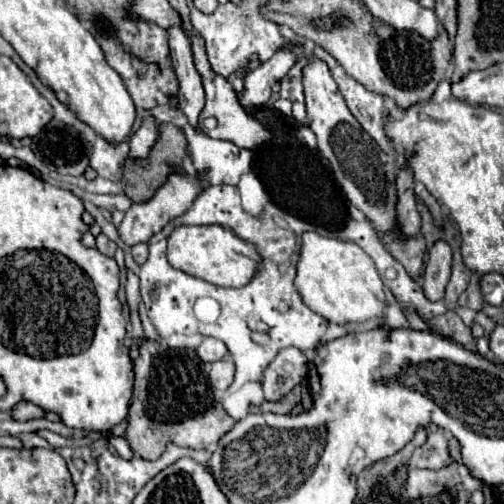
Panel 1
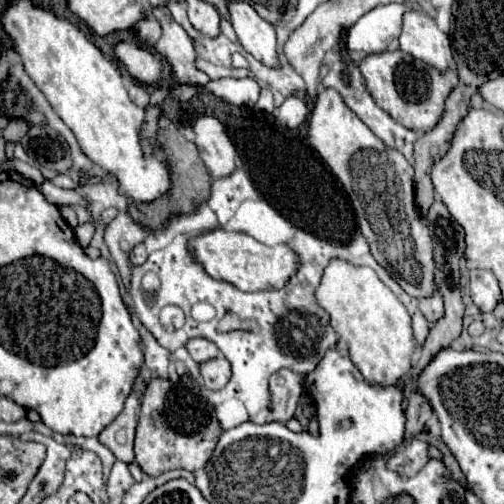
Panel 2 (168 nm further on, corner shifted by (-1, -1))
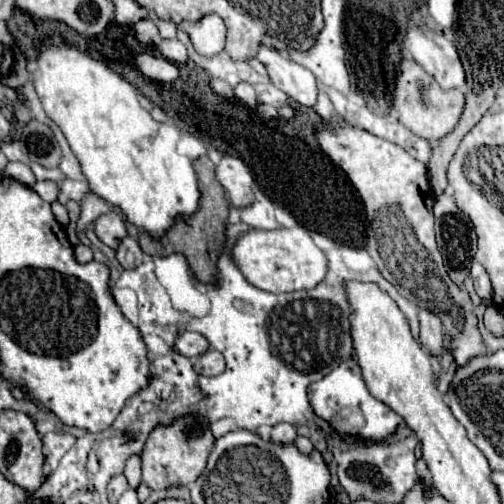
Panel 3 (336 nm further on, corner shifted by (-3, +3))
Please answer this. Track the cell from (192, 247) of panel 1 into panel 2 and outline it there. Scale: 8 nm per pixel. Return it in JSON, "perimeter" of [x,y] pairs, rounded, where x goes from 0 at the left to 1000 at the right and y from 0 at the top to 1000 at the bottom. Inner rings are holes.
{"perimeter":[[[431,454],[407,466],[379,474],[375,482],[383,510],[407,530],[407,538],[435,554],[466,565],[478,577],[526,577],[526,573],[558,573],[573,562],[573,550],[593,534],[593,510],[565,482],[550,490],[530,490],[506,470],[490,462]]]}

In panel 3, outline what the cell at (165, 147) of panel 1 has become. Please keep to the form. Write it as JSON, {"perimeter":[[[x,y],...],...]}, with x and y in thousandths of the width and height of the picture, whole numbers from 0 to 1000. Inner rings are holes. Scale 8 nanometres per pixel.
{"perimeter":[[[411,308],[387,315],[383,331],[387,331],[391,359],[395,359],[395,379],[399,379],[395,415],[383,427],[351,431],[347,442],[339,446],[339,454],[327,466],[319,466],[315,474],[300,470],[292,458],[280,458],[276,462],[276,486],[296,506],[335,506],[335,502],[359,498],[371,510],[375,530],[387,542],[387,550],[395,550],[399,558],[419,558],[423,538],[427,538],[427,518],[431,518],[431,490],[442,482],[442,458],[446,458],[446,446],[450,446],[454,399],[446,395],[442,371],[435,367],[435,359],[427,351],[427,327]],[[435,415],[438,415],[438,435],[435,435]]]}

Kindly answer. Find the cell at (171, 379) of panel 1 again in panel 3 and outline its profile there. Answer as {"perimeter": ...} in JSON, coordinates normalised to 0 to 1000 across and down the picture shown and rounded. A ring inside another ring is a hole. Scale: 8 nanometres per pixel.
{"perimeter":[[[347,827],[343,839],[323,843],[315,839],[292,867],[292,879],[280,899],[284,919],[284,954],[296,970],[327,970],[339,962],[375,962],[403,938],[411,923],[411,907],[427,883],[427,867],[415,851],[411,835],[399,827]]]}

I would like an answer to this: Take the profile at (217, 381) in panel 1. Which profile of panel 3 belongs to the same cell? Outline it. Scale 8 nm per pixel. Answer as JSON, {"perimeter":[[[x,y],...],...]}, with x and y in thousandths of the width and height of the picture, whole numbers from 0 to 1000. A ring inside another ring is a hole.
{"perimeter":[[[415,692],[411,700],[391,708],[383,728],[387,728],[387,740],[395,740],[395,744],[427,748],[427,744],[438,744],[446,736],[446,716],[442,716],[442,704],[435,696]]]}

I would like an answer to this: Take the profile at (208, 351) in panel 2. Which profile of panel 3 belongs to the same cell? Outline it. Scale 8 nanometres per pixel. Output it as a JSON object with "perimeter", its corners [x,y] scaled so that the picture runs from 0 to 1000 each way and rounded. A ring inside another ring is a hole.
{"perimeter":[[[367,657],[351,669],[347,692],[355,700],[363,700],[367,708],[391,708],[391,704],[403,704],[407,696],[415,696],[415,677],[399,661]]]}

